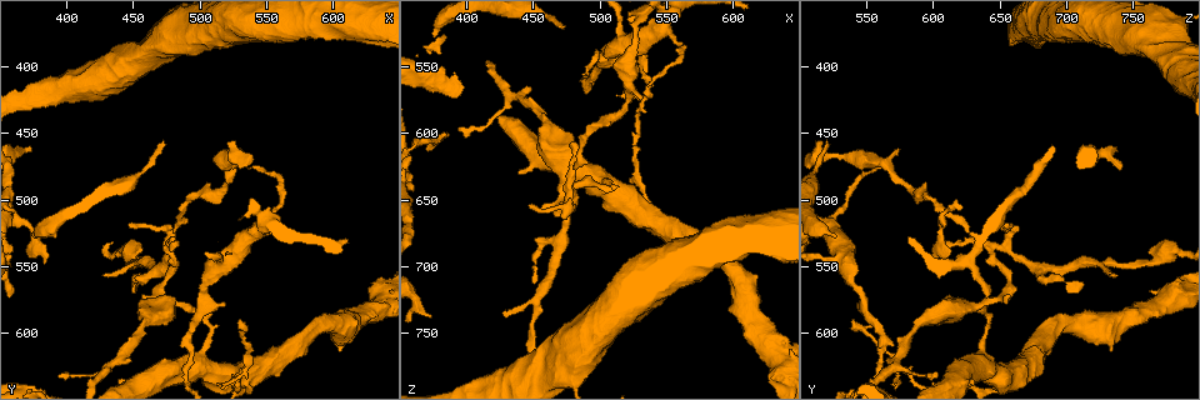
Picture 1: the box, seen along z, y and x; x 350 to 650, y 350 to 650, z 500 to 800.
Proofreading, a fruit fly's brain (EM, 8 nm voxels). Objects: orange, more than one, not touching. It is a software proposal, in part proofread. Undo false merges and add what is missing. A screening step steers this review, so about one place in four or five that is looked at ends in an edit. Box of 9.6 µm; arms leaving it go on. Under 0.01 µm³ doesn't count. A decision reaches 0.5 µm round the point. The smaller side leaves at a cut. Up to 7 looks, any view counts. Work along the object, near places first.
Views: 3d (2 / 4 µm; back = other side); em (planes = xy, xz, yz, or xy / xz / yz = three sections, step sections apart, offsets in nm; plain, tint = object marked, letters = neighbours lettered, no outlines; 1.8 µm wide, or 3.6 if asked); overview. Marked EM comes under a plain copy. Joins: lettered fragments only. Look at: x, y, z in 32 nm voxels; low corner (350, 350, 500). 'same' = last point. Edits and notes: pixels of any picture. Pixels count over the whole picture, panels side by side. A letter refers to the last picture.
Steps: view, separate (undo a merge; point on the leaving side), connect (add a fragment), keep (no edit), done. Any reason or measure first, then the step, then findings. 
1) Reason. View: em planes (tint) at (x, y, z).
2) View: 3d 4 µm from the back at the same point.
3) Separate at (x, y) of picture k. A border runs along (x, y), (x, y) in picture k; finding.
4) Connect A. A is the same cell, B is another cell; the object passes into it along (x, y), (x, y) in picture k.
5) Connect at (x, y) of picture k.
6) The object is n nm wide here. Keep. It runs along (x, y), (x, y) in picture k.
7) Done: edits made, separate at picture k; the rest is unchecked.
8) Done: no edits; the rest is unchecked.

Thin end. View: 3d 4 µm at (450, 570, 706).

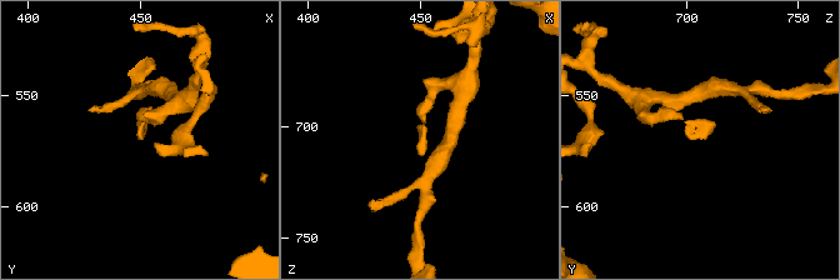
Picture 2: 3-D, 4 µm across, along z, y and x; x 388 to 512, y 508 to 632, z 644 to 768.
View: em xy step 16 (letters) at (449, 570, 705).

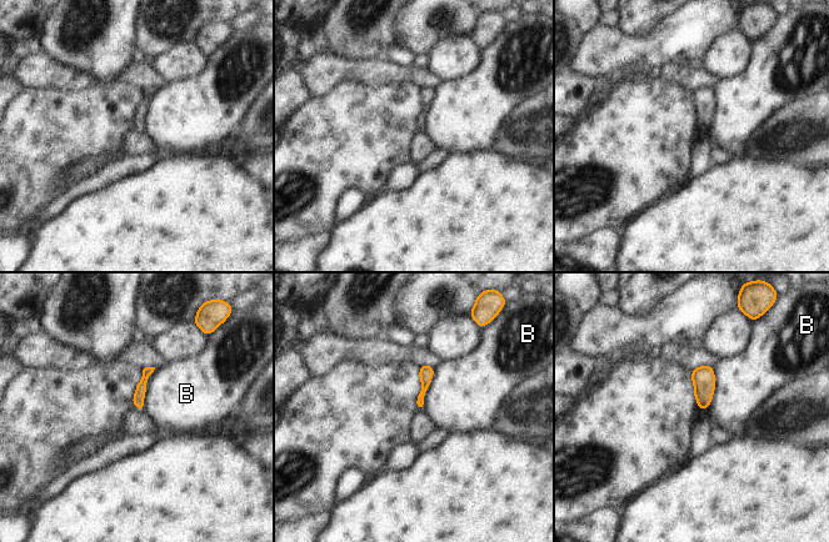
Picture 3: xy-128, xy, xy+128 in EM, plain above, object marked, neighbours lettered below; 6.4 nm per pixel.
View: em planes (letters) at the same point.

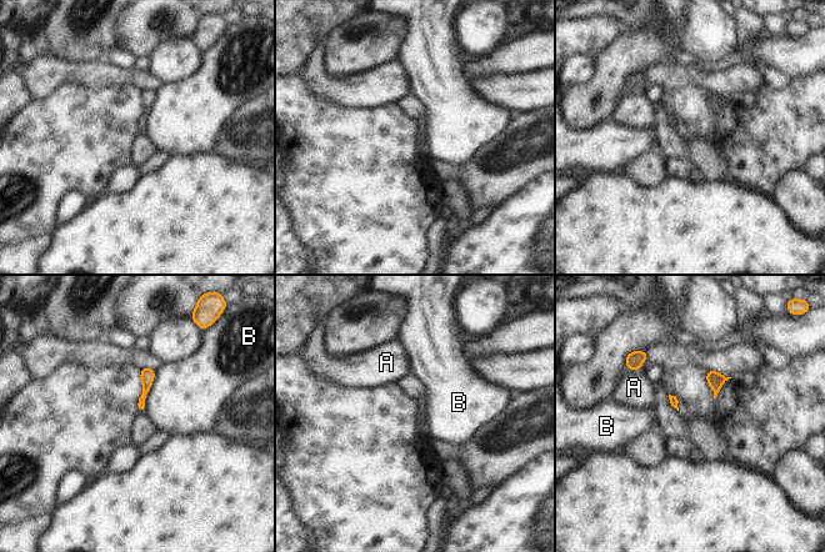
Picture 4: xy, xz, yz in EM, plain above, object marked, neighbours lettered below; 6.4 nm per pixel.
The longest contact is with B, 280 nm. Keep. A and B are other cells; it runs along (148, 370), (141, 409) in picture 4; no lettered fragment goes on from it.

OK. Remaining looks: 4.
Abrupt turn. View: 3d 4 µm at (500, 624, 636).

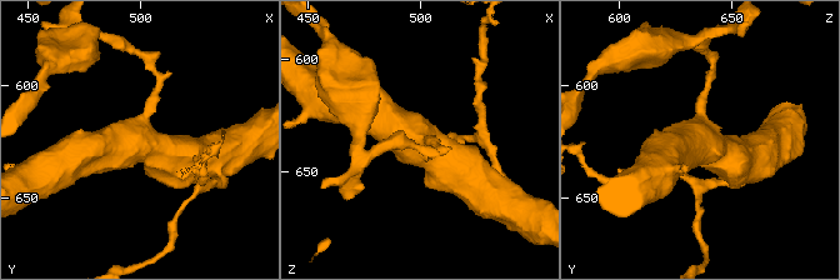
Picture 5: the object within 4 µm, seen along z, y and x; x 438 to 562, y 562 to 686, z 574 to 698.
3 arms meet here; now the EM. View: em 3.6 µm yz step 4 (letters) at (500, 624, 638).

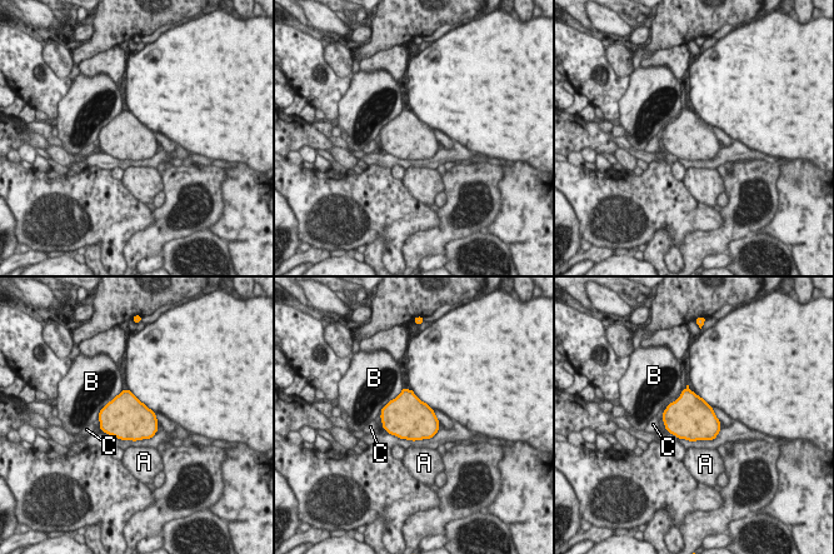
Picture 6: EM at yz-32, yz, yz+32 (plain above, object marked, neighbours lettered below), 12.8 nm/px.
The object is 550 nm wide here; the longest contact is with B, 500 nm. Separate at (702, 400) of picture 6. A, B and C are other cells; two neurons meet here.

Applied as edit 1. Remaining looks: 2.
Done: edits made, separate at picture 6; the rest is unchecked.

